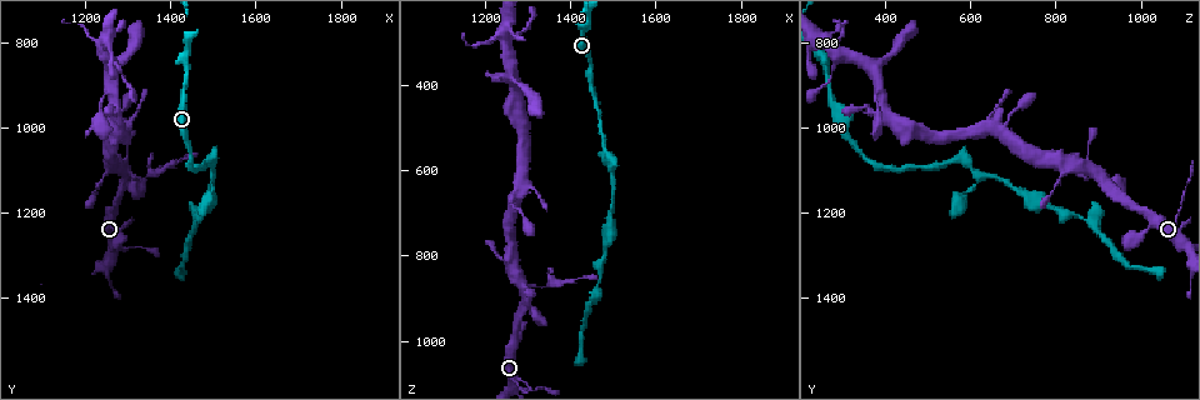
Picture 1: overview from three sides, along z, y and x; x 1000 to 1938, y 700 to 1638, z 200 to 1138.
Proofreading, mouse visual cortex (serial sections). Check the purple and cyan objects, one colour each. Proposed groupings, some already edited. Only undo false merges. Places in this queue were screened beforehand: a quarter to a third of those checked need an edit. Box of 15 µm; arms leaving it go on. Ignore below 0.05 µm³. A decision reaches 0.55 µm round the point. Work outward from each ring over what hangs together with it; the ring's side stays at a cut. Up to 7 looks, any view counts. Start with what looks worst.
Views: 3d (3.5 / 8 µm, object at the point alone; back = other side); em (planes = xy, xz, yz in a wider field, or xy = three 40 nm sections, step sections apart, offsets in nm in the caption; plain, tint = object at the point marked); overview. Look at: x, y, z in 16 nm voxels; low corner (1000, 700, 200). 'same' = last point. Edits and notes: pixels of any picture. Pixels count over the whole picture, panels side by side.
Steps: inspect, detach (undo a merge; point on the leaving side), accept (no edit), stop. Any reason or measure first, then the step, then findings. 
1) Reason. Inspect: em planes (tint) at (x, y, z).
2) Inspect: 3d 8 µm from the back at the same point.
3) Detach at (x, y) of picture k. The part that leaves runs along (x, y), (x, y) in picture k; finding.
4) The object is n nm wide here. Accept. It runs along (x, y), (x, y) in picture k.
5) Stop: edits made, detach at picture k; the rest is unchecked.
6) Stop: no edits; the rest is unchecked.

Calibre changes. Inspect: 3d 3.5 µm from the back at (1335, 1120, 870).

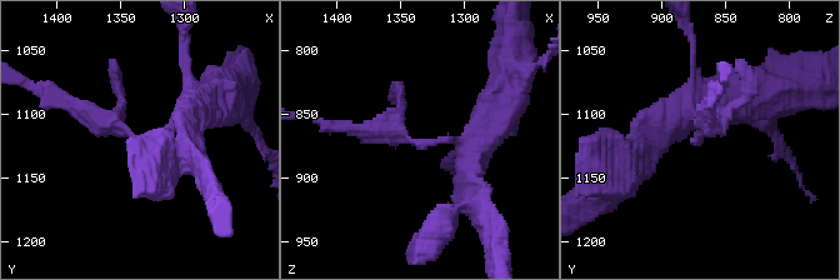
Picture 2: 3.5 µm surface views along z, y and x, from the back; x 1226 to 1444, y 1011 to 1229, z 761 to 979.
Now the EM. Inspect: em xy step 5 (tint) at (1336, 1120, 874).

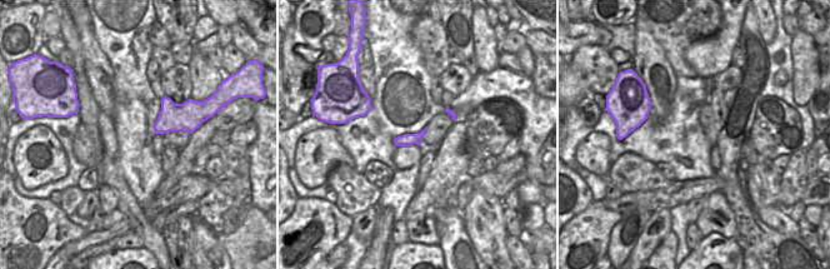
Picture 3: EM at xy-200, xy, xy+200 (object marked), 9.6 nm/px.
The object is 120 nm wide here. Detach at (120, 118) of picture 2. The part that leaves runs along (435, 141), (331, 129) in picture 2; a second cell is stuck on.

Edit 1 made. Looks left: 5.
Sharp bend. Inspect: 3d 3.5 µm from the back at (1495, 1080, 585).

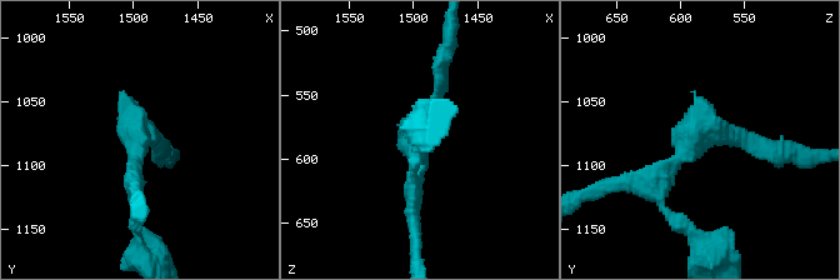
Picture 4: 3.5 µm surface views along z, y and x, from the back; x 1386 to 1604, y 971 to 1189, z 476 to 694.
Inspect: em xy step 1 (tint) at (1496, 1072, 582).

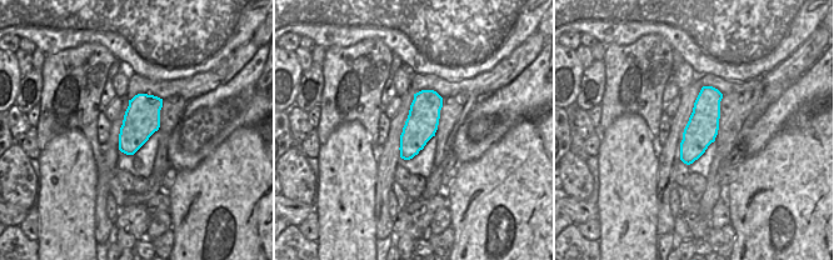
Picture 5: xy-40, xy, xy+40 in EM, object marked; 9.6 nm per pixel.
Accept. It runs along (775, 154), (704, 131), (644, 181) in picture 4; all the same cell.

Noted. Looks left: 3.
Branch point. Inspect: 3d 3.5 µm at (1465, 1220, 880).

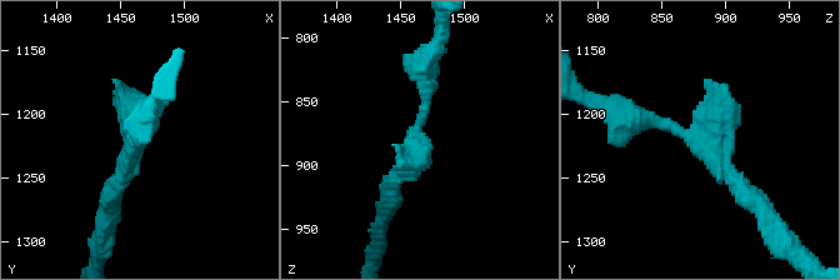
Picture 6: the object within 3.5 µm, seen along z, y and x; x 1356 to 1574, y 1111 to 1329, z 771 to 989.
Need the tissue. Inspect: em xy step 3 (tint) at (1464, 1218, 878).

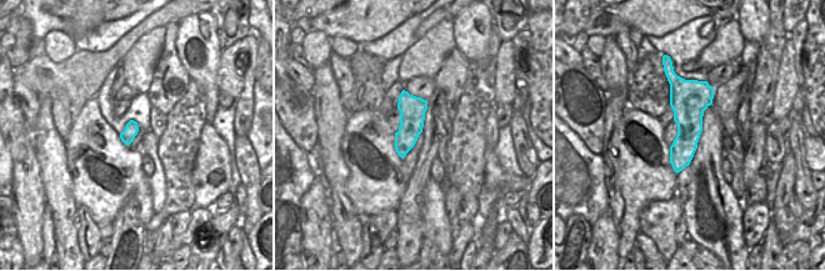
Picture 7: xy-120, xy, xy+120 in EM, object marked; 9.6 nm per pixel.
Another direction. Inspect: em xy step 5 (tint) at the same point.

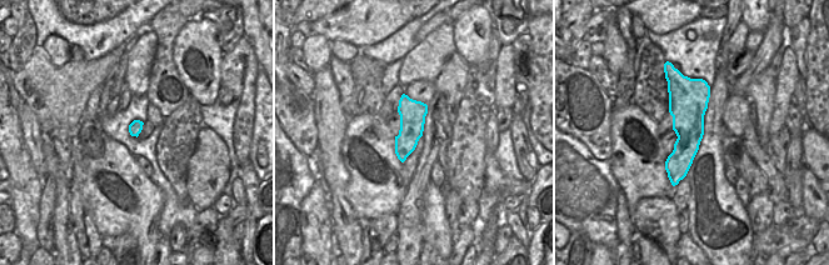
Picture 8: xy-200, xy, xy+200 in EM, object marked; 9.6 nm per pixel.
Accept. It runs along (618, 114), (701, 140), (746, 194) in picture 6; continuous, no second cell.

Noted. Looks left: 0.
Stop: edits made, detach at picture 2; the rest is unchecked.

